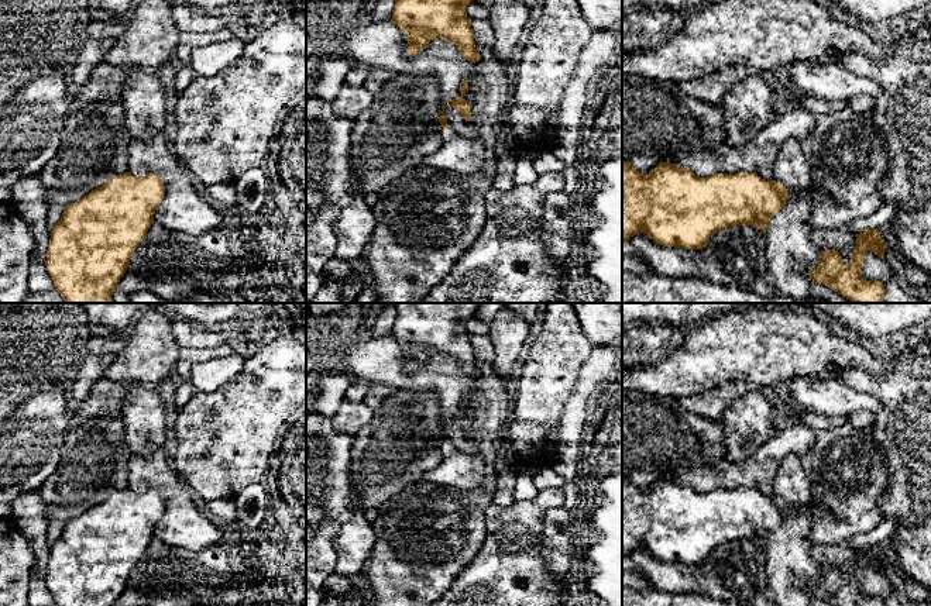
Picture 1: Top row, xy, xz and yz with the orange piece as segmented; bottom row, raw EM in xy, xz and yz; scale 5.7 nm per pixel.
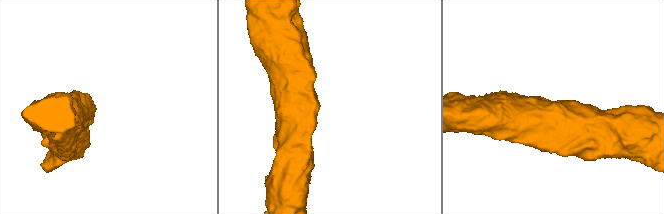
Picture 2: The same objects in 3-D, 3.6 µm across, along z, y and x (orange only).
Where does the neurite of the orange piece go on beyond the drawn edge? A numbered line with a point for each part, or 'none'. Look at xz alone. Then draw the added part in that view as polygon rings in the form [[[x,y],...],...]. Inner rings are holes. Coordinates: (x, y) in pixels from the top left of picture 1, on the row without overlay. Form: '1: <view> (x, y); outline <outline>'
none

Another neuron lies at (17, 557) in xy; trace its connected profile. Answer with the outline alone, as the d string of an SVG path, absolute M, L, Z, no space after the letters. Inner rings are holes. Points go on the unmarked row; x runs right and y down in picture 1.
M0 519L0 606L28 606L35 552L16 519Z

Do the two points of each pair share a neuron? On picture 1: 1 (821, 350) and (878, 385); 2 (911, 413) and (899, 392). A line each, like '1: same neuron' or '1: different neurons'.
1: different neurons
2: same neuron

